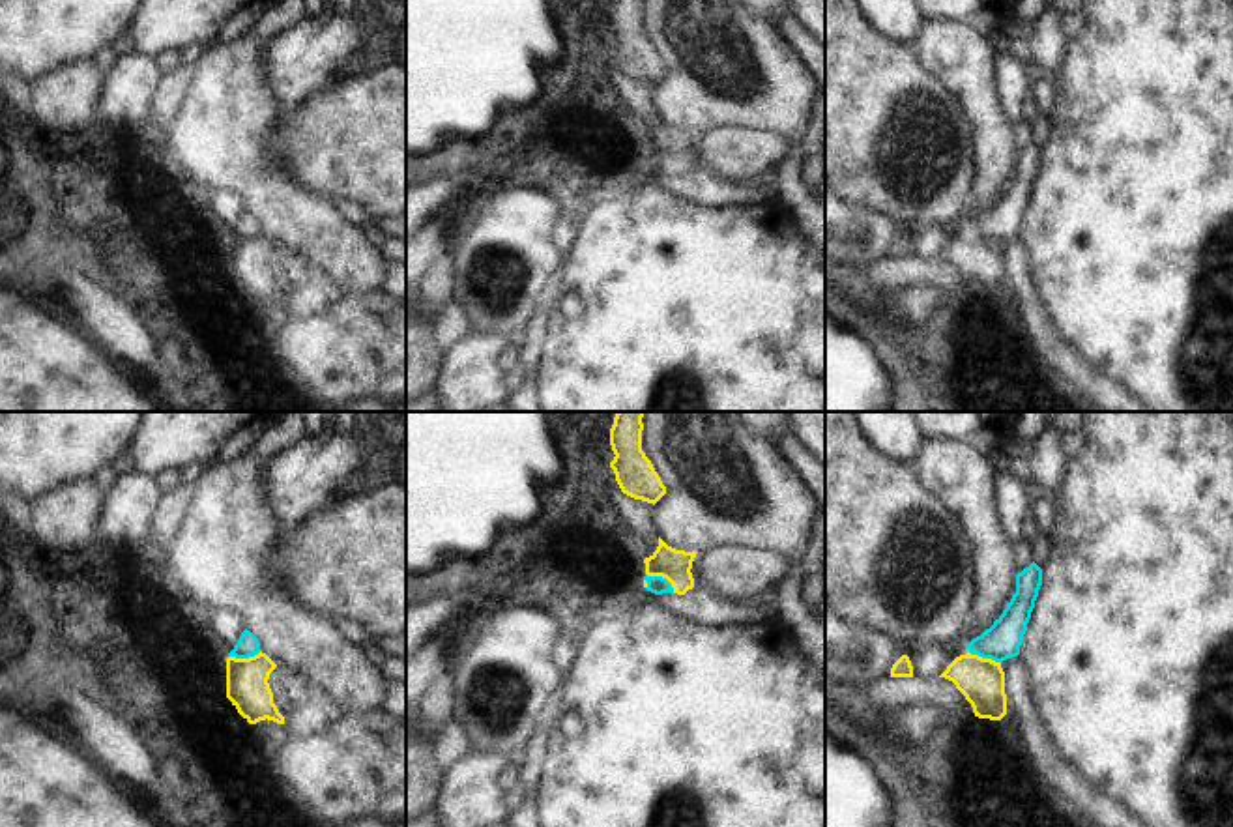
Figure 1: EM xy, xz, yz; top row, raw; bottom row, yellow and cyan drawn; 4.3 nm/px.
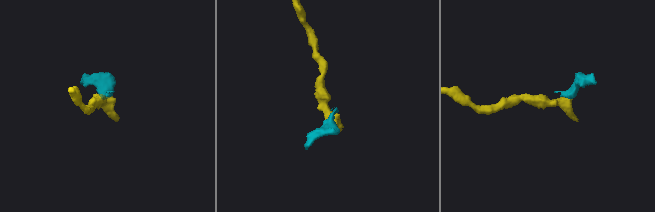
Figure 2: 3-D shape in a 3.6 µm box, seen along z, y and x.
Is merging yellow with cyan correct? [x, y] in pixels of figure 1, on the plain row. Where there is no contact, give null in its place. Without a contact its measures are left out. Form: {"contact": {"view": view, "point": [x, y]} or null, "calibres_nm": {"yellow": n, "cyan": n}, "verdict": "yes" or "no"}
{"contact": {"view": "xy", "point": [244, 240]}, "calibres_nm": {"yellow": 180, "cyan": 100}, "verdict": "no"}

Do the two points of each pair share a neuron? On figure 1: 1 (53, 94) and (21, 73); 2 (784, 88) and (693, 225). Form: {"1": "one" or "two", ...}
{"1": "two", "2": "two"}

